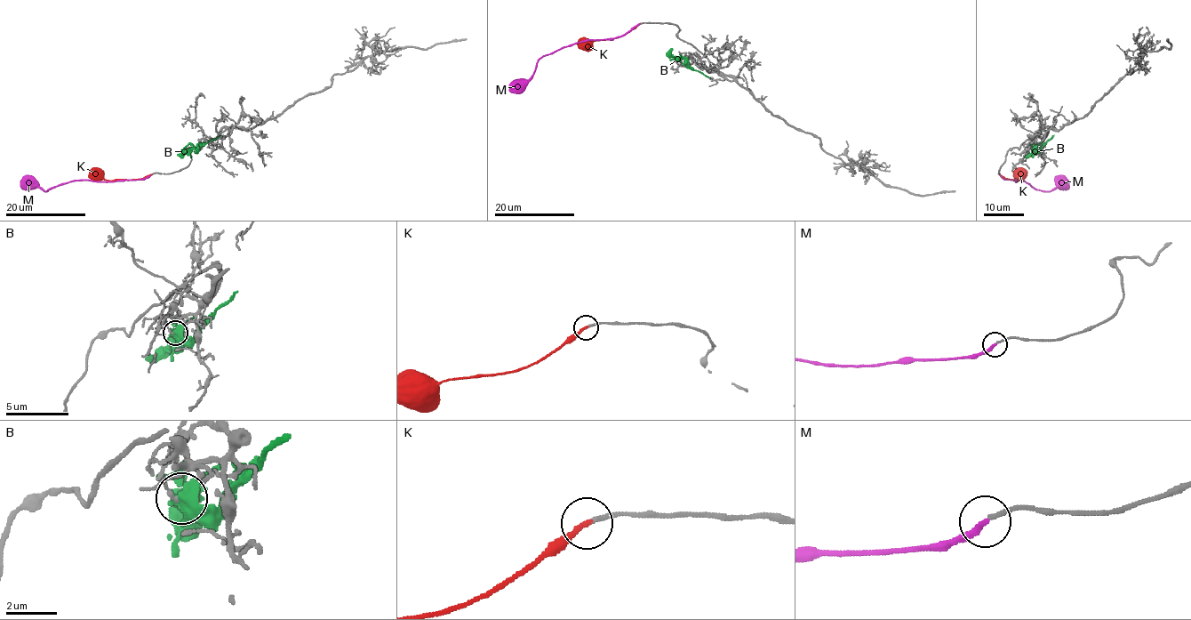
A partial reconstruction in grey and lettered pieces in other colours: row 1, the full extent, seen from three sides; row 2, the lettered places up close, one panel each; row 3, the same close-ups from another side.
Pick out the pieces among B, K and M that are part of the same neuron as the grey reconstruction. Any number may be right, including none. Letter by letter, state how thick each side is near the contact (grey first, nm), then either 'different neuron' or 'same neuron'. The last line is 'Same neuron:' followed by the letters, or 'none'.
B: calibres 180 and 440 nm; different neuron
K: calibres 170 and 200 nm; same neuron
M: calibres 170 and 240 nm; different neuron
Same neuron: K

